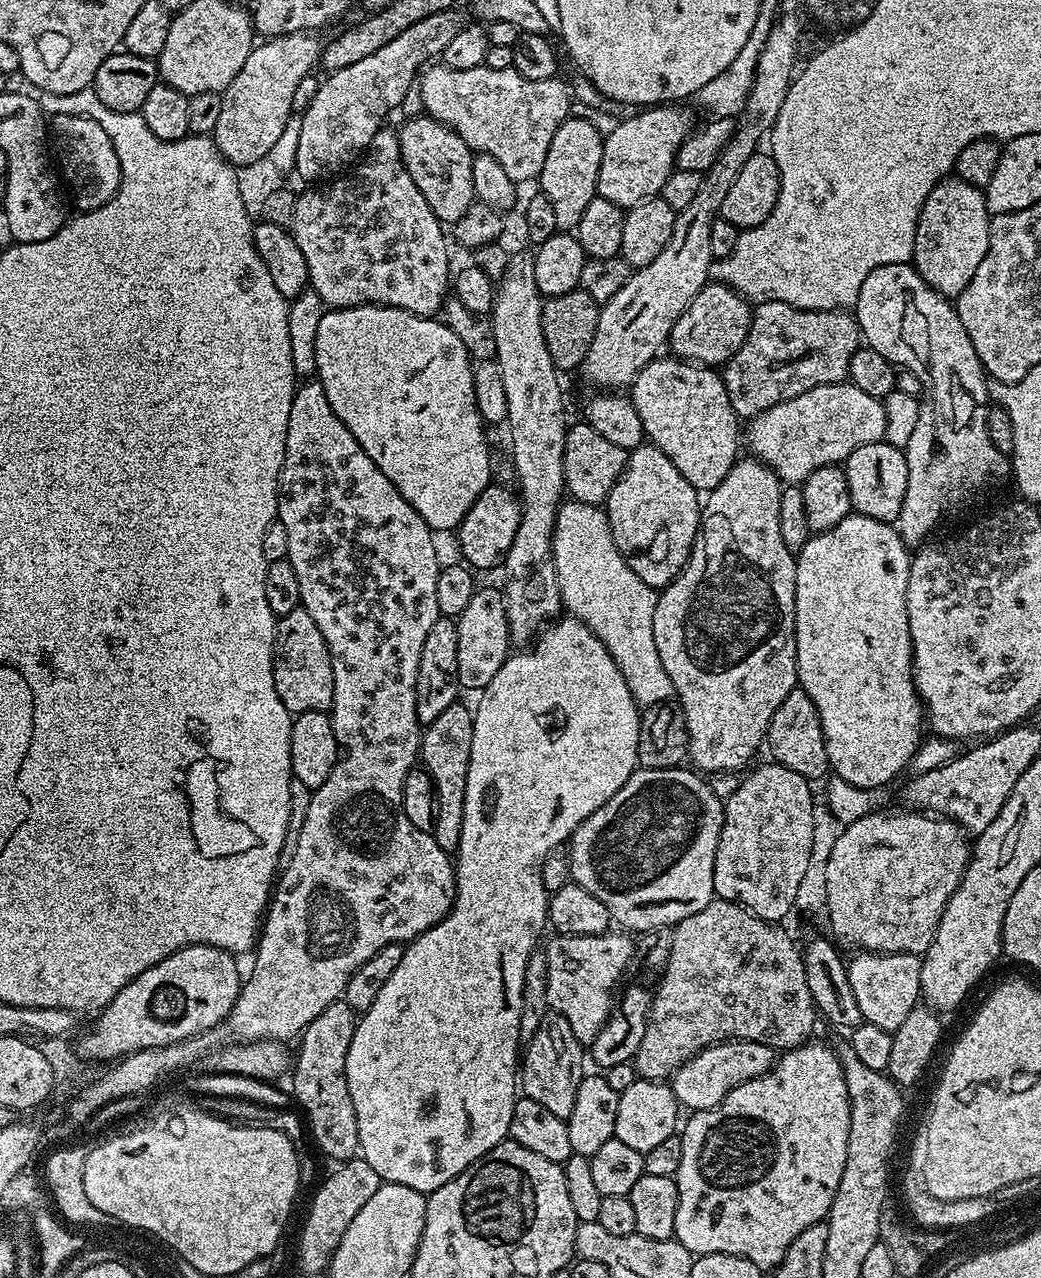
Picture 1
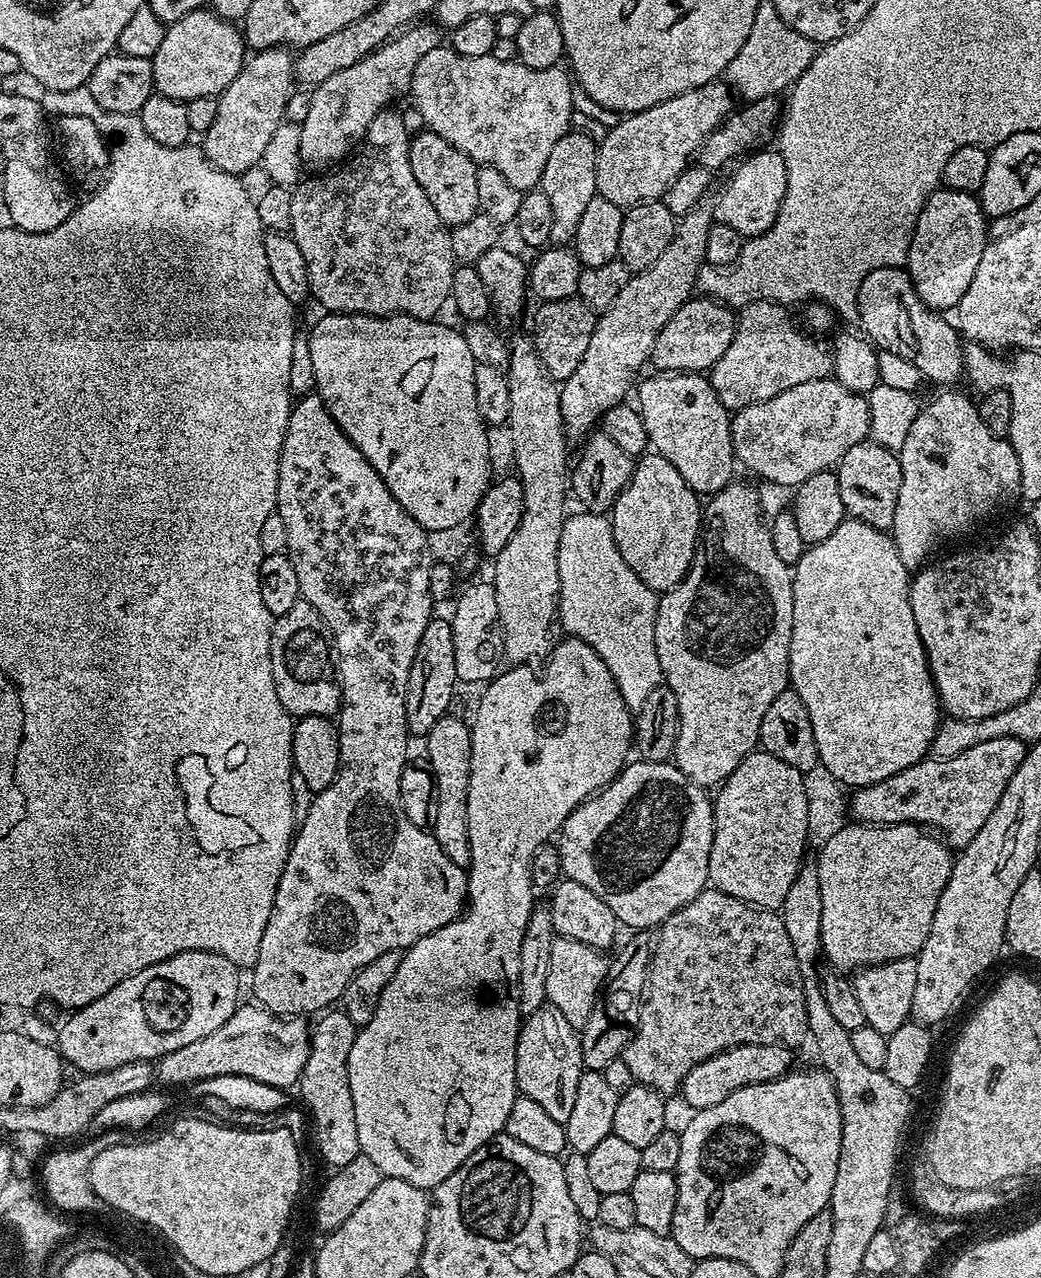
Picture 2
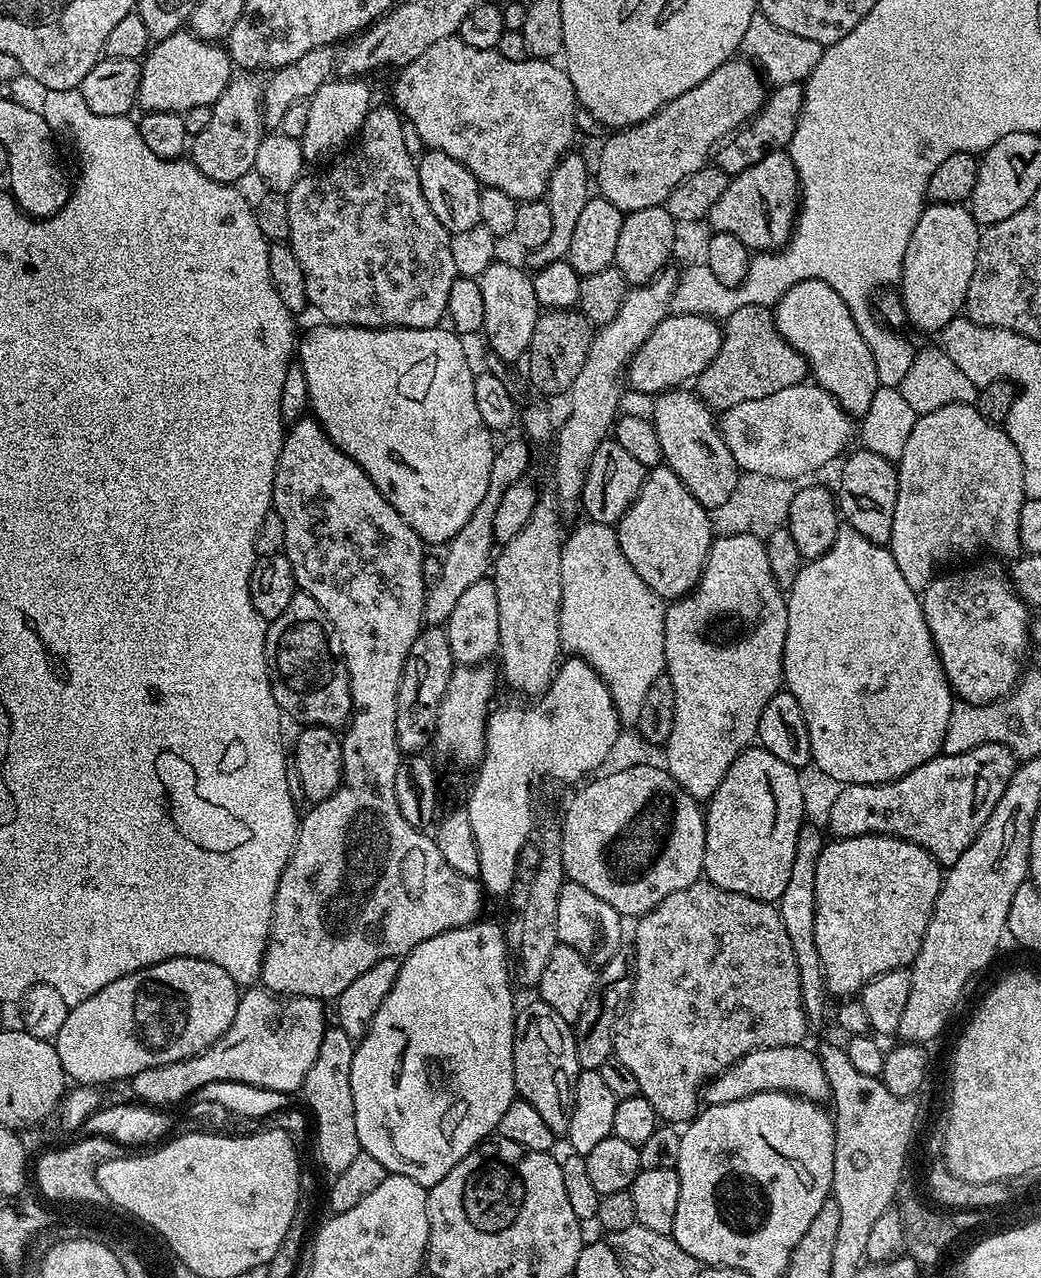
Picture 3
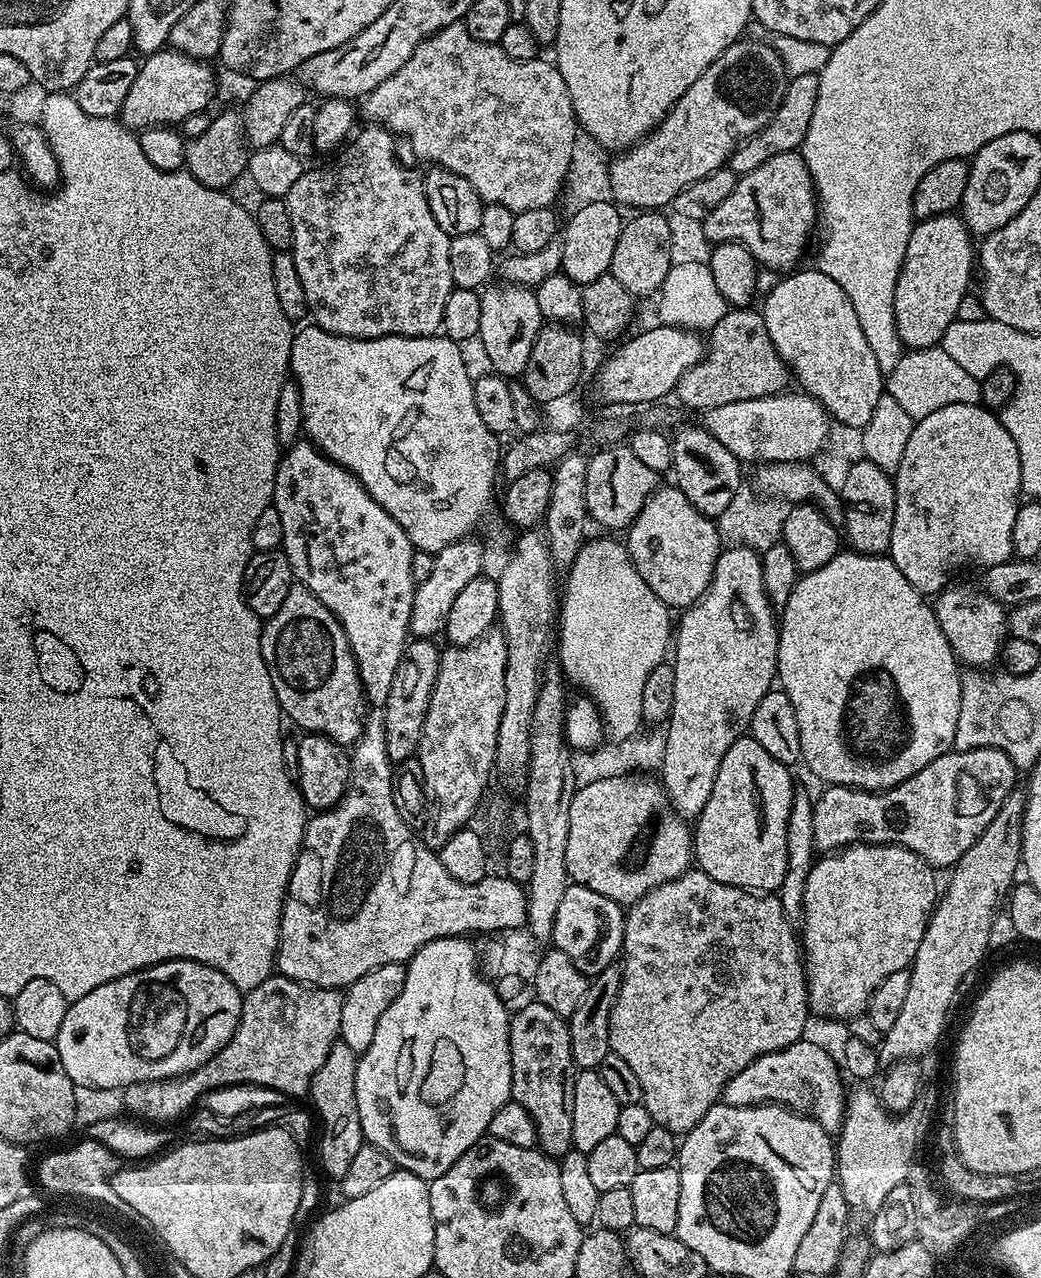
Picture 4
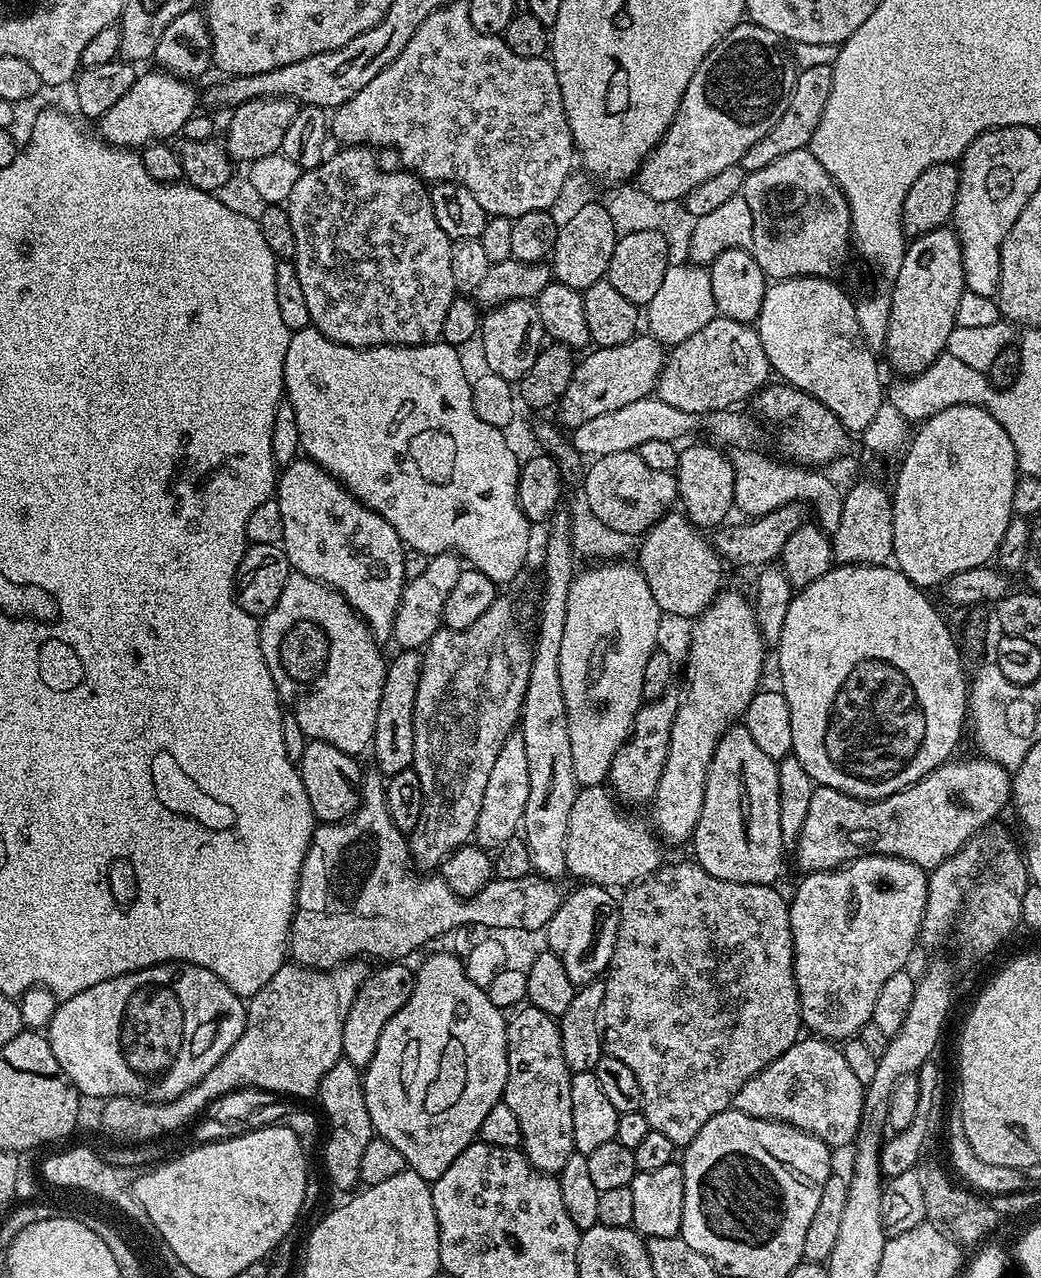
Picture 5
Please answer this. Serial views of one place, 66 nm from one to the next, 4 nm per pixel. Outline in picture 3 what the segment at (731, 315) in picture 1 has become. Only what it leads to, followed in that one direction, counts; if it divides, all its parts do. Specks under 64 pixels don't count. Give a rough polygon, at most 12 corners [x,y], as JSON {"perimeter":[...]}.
{"perimeter":[[669,314],[642,342],[626,384],[649,398],[714,362],[721,325]]}

